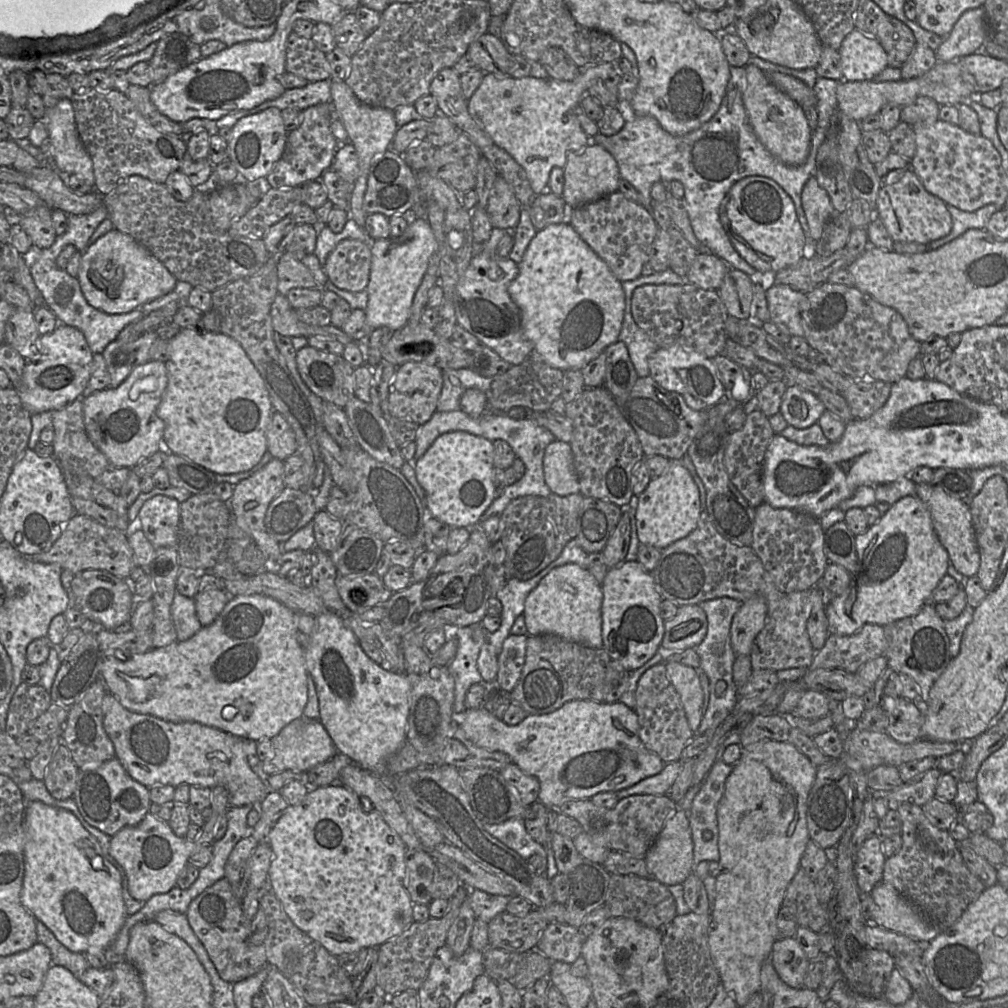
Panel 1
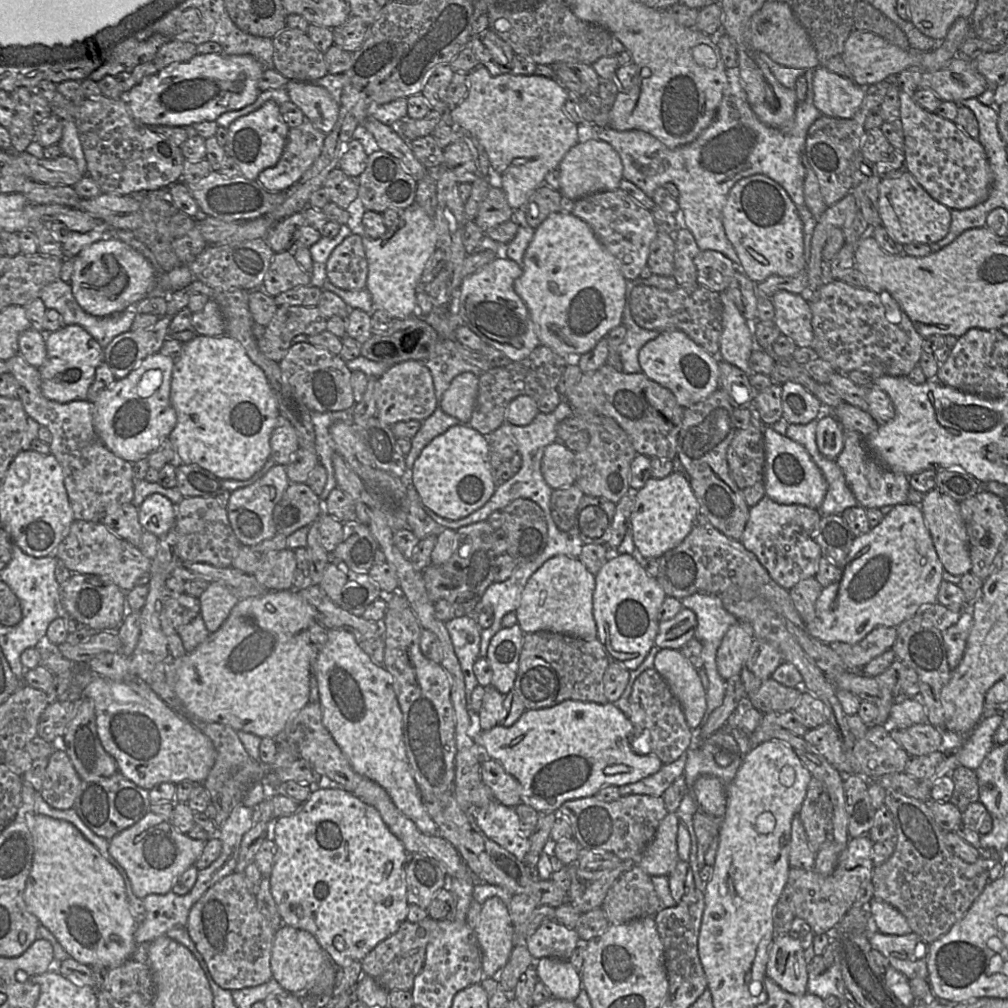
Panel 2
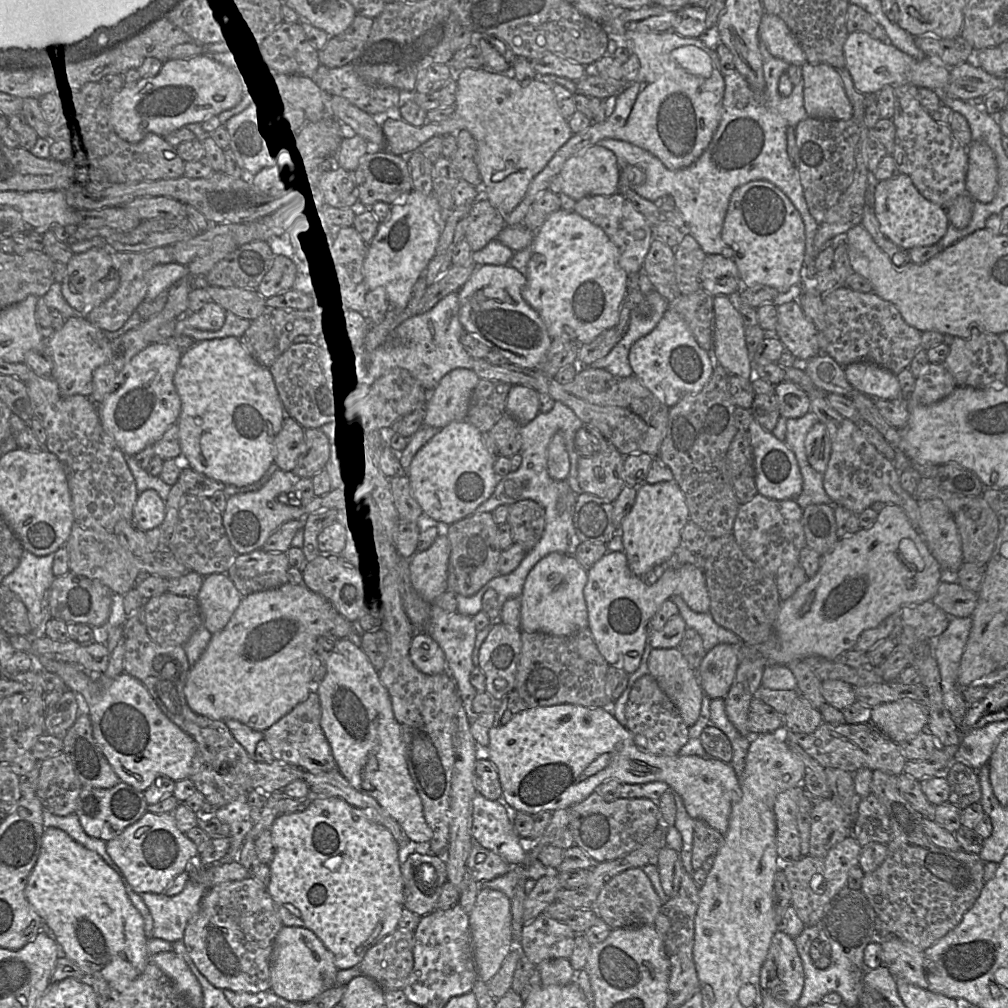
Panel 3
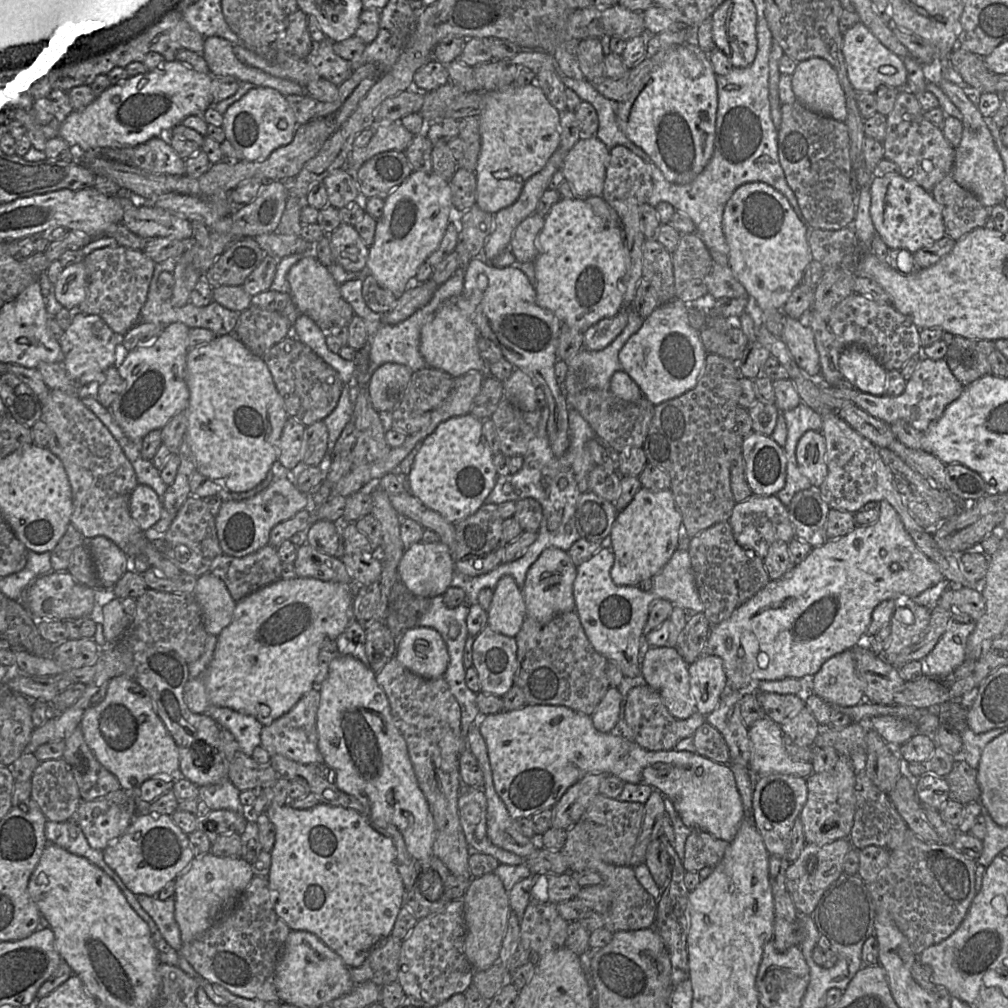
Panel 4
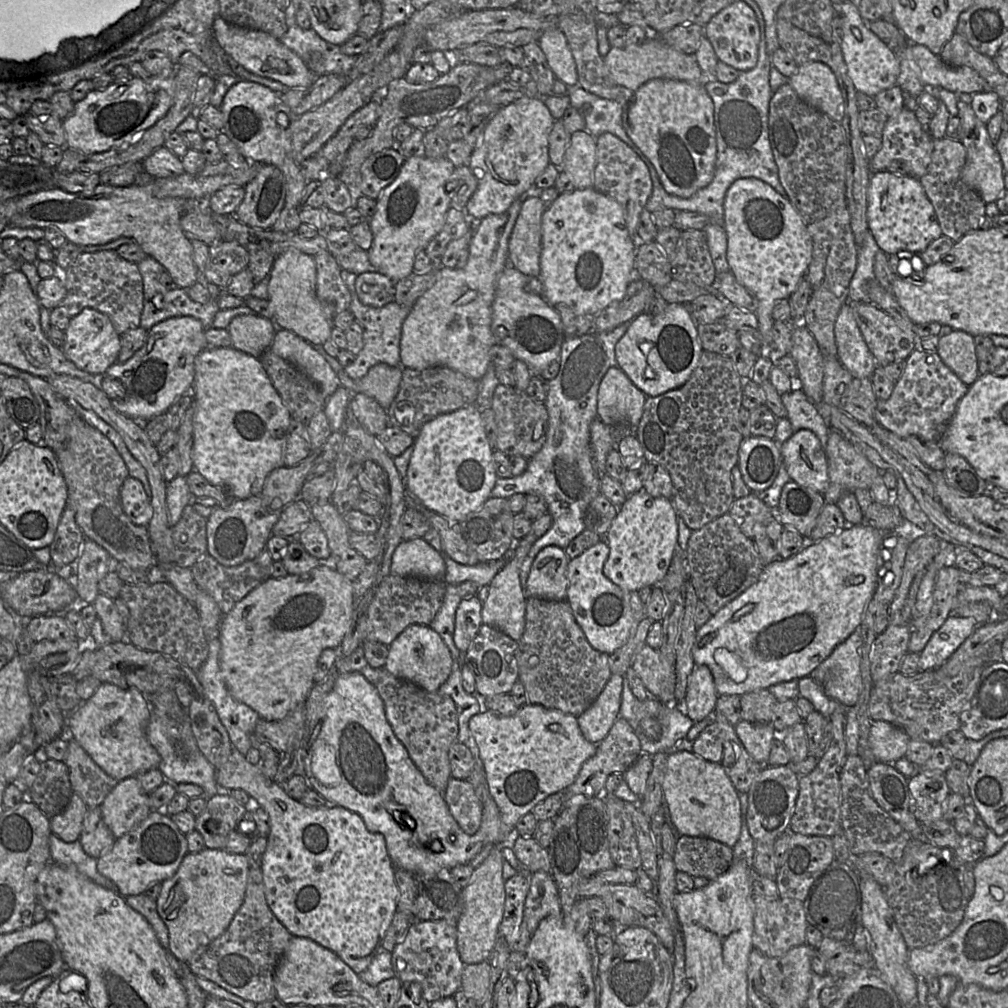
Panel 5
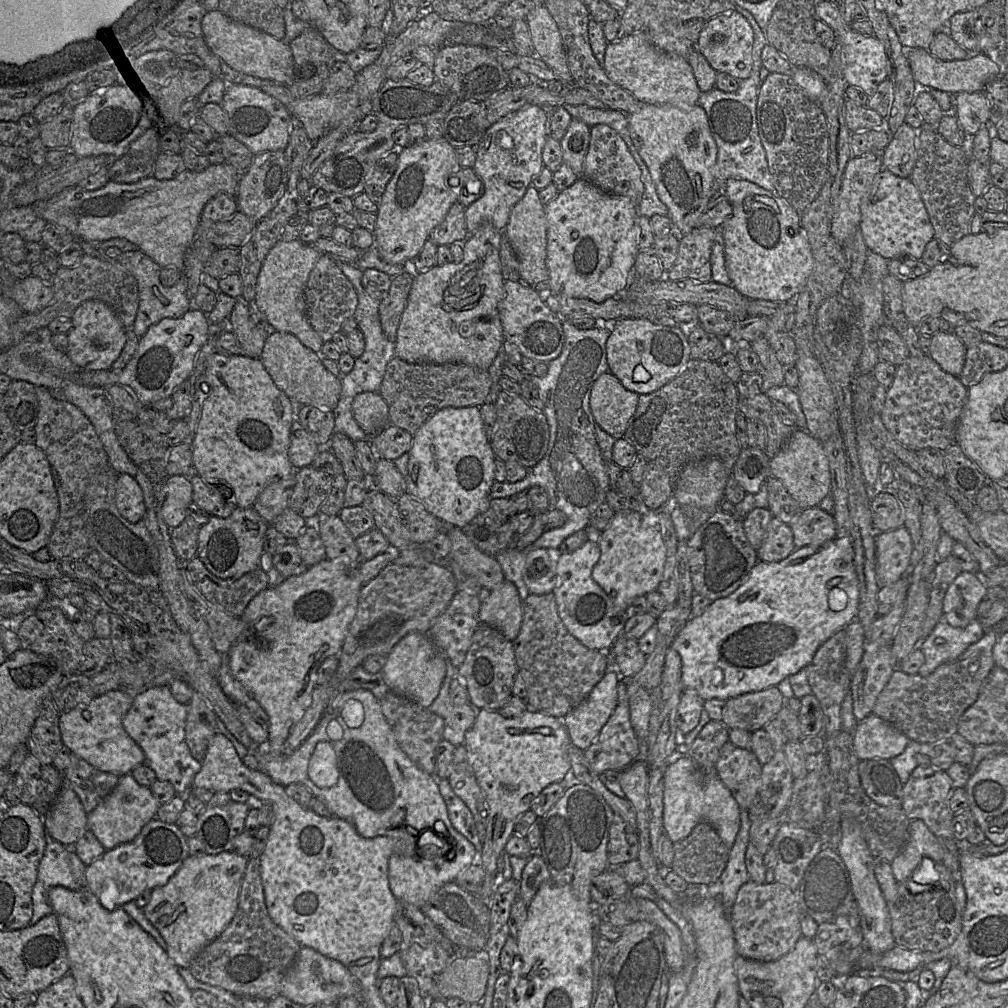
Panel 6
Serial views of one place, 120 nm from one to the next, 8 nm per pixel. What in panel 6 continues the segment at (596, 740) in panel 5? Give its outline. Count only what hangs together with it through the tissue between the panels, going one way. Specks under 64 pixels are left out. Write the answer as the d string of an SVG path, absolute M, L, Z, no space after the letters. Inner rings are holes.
M606 672L588 697L564 718L571 742L581 750L597 738L618 704L619 675Z

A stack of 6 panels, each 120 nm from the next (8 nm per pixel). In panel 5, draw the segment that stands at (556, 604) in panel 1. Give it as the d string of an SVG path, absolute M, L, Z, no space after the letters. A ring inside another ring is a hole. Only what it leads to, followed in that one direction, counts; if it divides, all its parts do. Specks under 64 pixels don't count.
M542 548L537 553L526 580L526 597L566 601L567 566L570 560L562 548Z

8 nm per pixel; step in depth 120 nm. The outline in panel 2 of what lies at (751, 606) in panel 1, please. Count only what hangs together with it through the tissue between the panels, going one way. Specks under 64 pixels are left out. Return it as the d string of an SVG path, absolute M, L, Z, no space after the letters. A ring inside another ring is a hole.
M737 621L729 627L716 654L717 670L724 680L740 674L753 639L749 623Z

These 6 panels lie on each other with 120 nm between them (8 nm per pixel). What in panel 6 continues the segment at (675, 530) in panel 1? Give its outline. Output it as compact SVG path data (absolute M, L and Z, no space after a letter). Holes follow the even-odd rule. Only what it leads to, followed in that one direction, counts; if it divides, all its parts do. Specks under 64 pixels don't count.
M630 508L616 512L607 528L601 533L598 544L601 554L592 569L592 578L610 597L616 610L626 611L636 597L646 596L658 589L666 560L666 547L661 534L658 511L638 512Z

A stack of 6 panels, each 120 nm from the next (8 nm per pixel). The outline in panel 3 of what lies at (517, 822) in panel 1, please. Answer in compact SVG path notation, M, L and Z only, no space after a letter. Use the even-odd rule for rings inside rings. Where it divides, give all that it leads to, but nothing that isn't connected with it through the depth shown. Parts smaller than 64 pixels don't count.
M476 792L471 828L474 842L495 852L511 866L526 861L523 845L528 841L518 835L502 801L489 800Z

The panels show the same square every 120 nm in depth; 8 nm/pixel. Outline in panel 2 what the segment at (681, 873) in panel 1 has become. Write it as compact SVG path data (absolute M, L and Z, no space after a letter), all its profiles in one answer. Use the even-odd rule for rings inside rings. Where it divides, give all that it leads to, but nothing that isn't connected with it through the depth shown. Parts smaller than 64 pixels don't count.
M668 813L660 822L653 840L644 850L639 867L649 876L668 876L680 860L677 850L679 818Z

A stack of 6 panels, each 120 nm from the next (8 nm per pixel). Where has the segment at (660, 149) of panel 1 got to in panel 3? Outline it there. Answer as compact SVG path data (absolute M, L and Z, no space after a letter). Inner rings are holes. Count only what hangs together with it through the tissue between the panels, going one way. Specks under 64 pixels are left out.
M761 41L759 49L766 82L764 92L755 93L737 70L725 75L721 120L708 147L690 166L670 170L650 152L623 140L604 138L597 144L615 154L620 170L633 165L644 171L645 182L631 187L641 197L652 202L665 195L674 198L676 208L685 221L685 232L695 238L706 255L733 258L734 252L722 240L721 232L734 190L754 180L773 183L787 195L803 219L806 237L804 276L813 275L817 272L814 264L819 252L815 249L814 237L819 225L809 212L799 172L787 151L787 129L795 128L808 117L804 107L803 82L795 84L790 95L782 96L778 91L779 78L787 72L790 64L774 57Z

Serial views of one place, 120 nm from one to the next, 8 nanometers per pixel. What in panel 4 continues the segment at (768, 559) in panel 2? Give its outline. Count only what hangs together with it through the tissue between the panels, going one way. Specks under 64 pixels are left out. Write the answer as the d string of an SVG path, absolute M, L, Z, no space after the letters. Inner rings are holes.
M752 493L746 500L735 503L728 522L738 544L748 551L753 551L762 559L774 542L788 543L796 537L789 520L787 506L779 500L776 494L761 496Z

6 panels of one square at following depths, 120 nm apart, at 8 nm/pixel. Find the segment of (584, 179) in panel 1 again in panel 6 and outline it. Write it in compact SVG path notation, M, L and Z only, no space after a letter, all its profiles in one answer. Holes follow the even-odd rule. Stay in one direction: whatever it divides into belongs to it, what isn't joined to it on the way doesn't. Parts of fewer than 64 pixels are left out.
M573 118L560 140L563 162L578 176L582 176L583 163L590 143L590 127Z

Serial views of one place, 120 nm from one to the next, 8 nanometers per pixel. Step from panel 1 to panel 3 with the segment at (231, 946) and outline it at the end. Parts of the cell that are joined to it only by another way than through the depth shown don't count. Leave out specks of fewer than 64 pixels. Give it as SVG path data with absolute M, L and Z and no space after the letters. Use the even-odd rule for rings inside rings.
M247 877L238 881L221 883L208 890L200 904L199 910L193 915L185 929L183 941L190 958L212 985L220 989L230 989L235 992L258 993L271 990L271 956L276 936L283 926L277 906L269 894L268 889L253 877Z

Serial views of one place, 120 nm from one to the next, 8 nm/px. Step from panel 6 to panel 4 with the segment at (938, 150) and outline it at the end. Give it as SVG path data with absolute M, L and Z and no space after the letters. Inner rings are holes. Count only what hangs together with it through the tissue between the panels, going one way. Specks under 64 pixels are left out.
M952 174L945 176L931 194L940 205L946 235L955 241L975 228L985 226L990 217L990 209L960 186Z

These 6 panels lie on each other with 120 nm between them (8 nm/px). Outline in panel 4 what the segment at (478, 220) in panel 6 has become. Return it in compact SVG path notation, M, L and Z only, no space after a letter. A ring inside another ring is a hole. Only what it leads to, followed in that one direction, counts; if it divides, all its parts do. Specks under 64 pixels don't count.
M509 85L493 91L482 91L483 104L478 113L480 152L475 169L476 203L481 210L495 214L512 205L525 182L541 171L560 145L560 112L548 101L539 86Z

